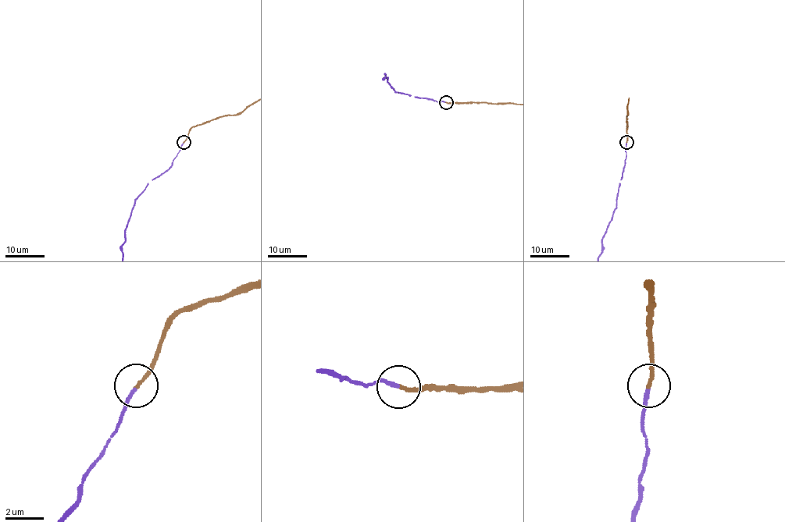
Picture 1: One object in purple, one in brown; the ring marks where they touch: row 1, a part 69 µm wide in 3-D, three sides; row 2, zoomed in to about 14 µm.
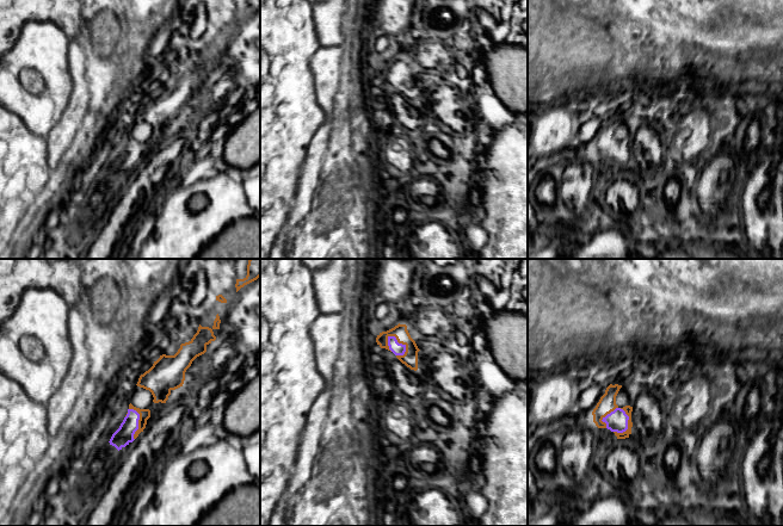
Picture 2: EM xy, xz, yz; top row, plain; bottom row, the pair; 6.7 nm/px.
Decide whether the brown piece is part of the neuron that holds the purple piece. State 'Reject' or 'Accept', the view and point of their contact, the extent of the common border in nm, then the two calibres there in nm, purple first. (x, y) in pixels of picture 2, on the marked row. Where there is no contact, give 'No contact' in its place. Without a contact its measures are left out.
Accept. Touches purple at xz (401, 344). Shared border 170 nm. Thickness 80 nm (purple) against 100 nm

